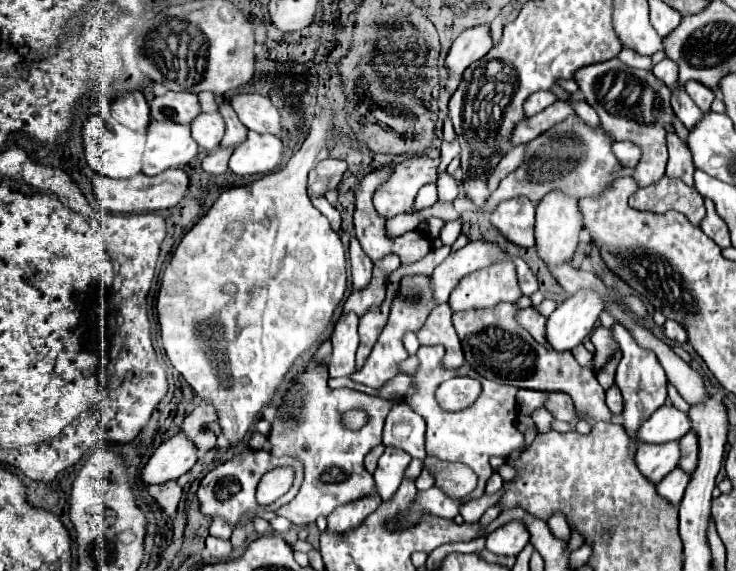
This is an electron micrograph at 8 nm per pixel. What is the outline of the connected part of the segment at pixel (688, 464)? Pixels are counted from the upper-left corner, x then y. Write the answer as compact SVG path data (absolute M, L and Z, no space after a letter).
M694 431L686 433L686 437L680 439L682 445L682 465L678 465L680 469L692 471L698 465L698 437Z

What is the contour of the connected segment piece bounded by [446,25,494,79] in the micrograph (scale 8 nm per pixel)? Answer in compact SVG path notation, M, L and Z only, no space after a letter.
M488 25L480 27L470 27L460 37L452 43L448 57L446 57L446 67L450 75L456 79L462 77L466 67L470 67L474 61L482 59L490 49L492 49L492 33Z

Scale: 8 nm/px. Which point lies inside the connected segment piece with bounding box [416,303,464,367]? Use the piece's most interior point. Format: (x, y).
(438, 330)

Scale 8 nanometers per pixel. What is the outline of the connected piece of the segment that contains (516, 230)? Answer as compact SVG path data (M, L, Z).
M516 197L498 205L490 215L490 223L514 245L534 247L534 211L536 205L526 197Z

